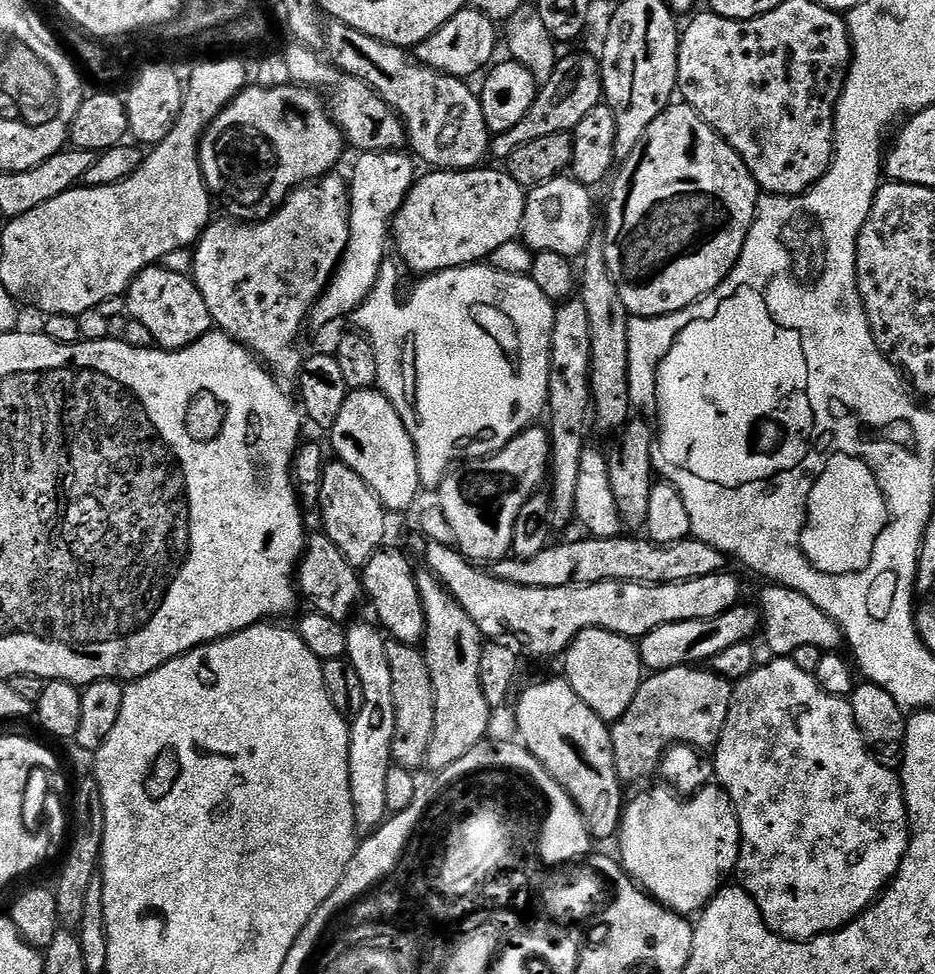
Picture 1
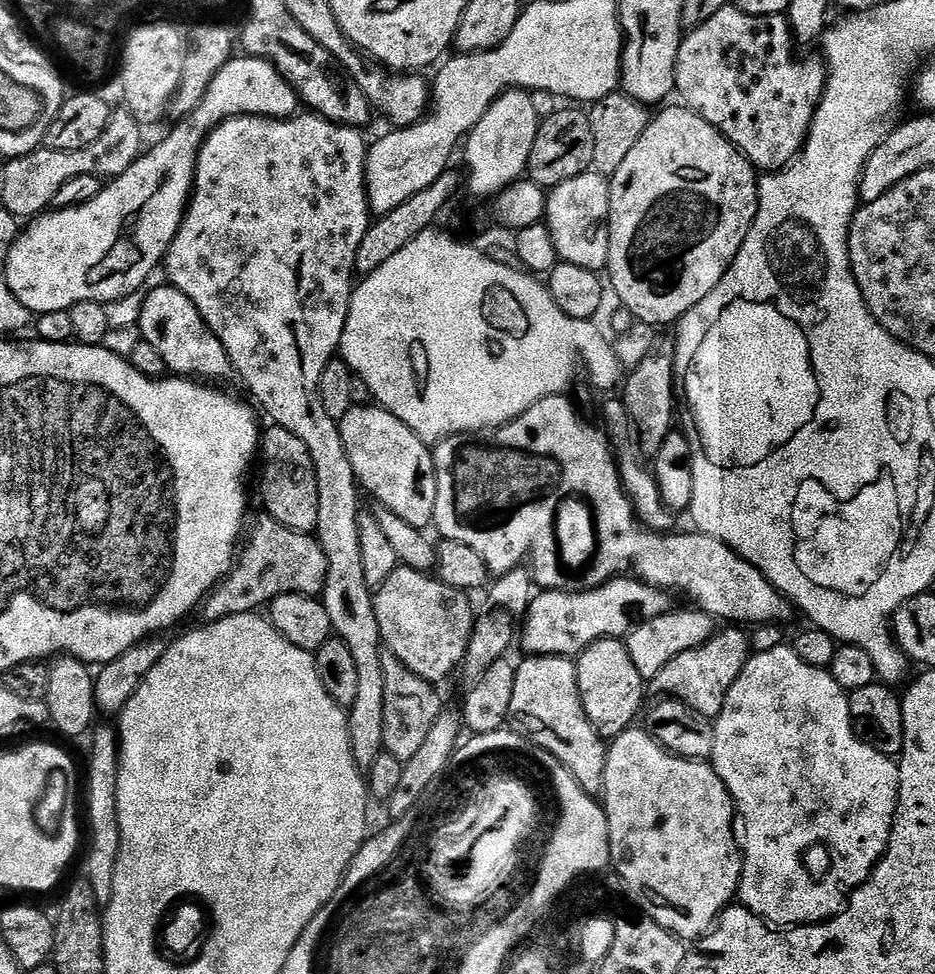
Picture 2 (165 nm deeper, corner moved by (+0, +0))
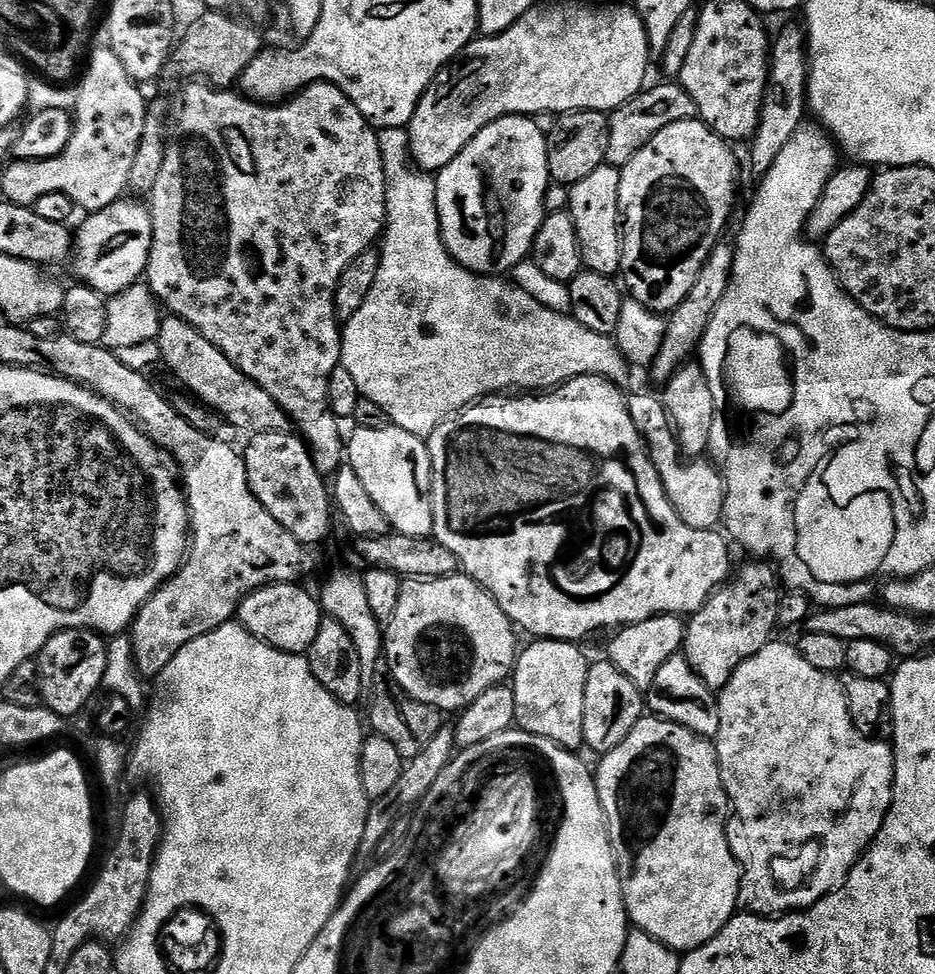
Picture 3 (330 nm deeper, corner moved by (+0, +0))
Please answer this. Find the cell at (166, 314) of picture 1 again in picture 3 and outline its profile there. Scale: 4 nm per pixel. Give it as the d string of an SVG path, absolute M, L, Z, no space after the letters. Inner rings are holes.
M165 315L160 320L160 332L155 338L160 348L160 359L163 366L172 371L172 376L205 408L217 412L226 422L230 422L236 428L237 433L251 438L258 434L278 434L279 432L293 431L294 425L286 413L280 409L222 350L218 350L198 330L194 330L181 316Z

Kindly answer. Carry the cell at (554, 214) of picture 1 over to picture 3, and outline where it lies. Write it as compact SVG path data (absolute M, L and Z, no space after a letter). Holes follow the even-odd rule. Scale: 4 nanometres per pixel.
M605 166L594 170L582 182L568 189L567 212L572 215L583 267L590 272L615 277L622 262L622 213L620 211L620 169Z

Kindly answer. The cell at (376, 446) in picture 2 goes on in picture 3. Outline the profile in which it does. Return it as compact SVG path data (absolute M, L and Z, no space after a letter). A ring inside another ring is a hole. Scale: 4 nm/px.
M395 426L382 430L356 428L353 433L346 440L347 467L358 474L374 506L386 514L389 529L410 538L431 537L434 518L430 496L432 471L427 443L421 437Z

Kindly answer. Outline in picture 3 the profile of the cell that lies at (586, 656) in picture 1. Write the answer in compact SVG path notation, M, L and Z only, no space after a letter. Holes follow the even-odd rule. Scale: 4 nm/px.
M604 658L597 664L596 661L589 663L582 706L582 734L587 751L603 754L614 750L645 715L645 693L638 686L634 686L634 682L630 682L630 678L622 674L622 670L618 670Z

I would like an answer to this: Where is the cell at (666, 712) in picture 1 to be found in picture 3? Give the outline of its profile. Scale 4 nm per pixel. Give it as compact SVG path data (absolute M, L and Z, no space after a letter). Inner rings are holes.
M748 562L735 569L729 579L725 580L712 597L697 612L691 613L686 624L682 654L688 660L692 673L707 688L719 690L730 682L734 670L746 662L746 658L754 658L758 650L762 650L773 639L772 631L777 631L778 606L782 595L782 581L779 572L768 562Z

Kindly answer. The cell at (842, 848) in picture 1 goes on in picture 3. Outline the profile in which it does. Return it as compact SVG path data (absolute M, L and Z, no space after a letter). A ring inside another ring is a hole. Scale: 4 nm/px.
M769 642L762 650L758 650L758 654L754 654L754 658L746 658L746 662L742 662L742 666L734 670L730 682L726 682L726 686L719 689L720 725L718 734L714 737L722 786L724 793L728 795L732 815L726 824L728 845L736 855L741 870L740 893L736 906L741 913L765 918L773 914L787 914L813 908L819 900L844 885L852 867L867 852L868 847L876 839L878 830L882 830L882 822L892 805L892 787L896 777L896 754L892 750L891 743L868 740L854 726L850 710L846 706L846 694L841 677L810 666L810 662L802 658L800 649L795 643L776 643Z

